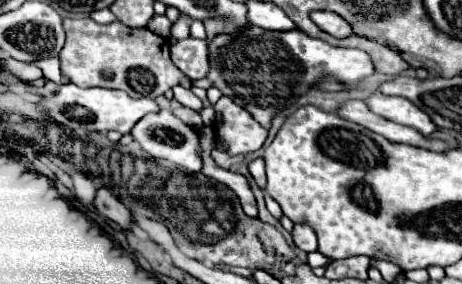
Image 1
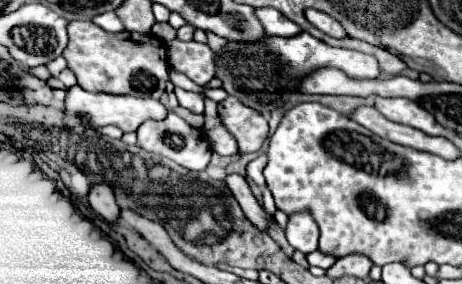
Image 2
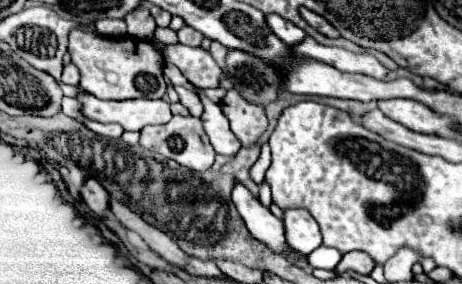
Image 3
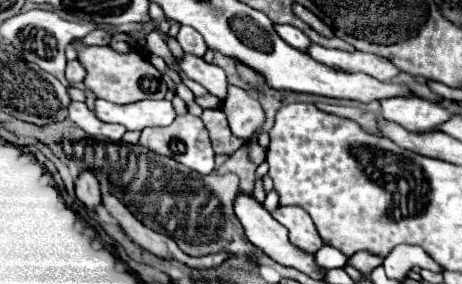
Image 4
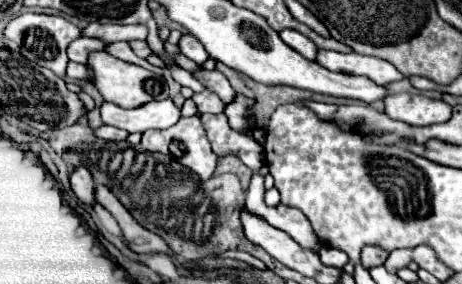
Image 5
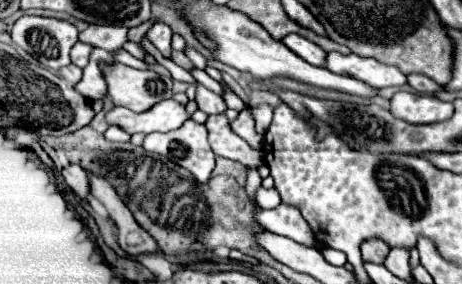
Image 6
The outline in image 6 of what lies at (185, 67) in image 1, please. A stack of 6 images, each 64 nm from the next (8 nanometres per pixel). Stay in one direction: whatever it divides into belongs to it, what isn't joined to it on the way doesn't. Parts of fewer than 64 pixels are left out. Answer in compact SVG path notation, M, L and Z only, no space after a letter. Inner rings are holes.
M222 84L222 98L224 98L224 102L228 104L228 108L234 108L234 110L238 110L238 112L244 108L244 102L242 102L228 86L224 86L224 84Z

